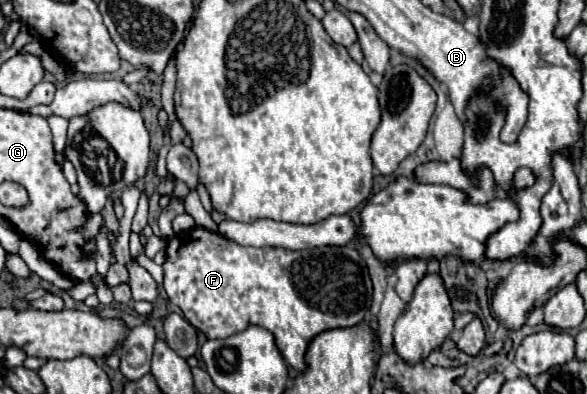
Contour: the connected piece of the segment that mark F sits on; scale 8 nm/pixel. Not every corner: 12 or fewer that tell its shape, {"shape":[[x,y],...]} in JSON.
{"shape":[[194,226],[164,290],[206,338],[256,324],[306,370],[366,318],[356,246],[240,246]]}

